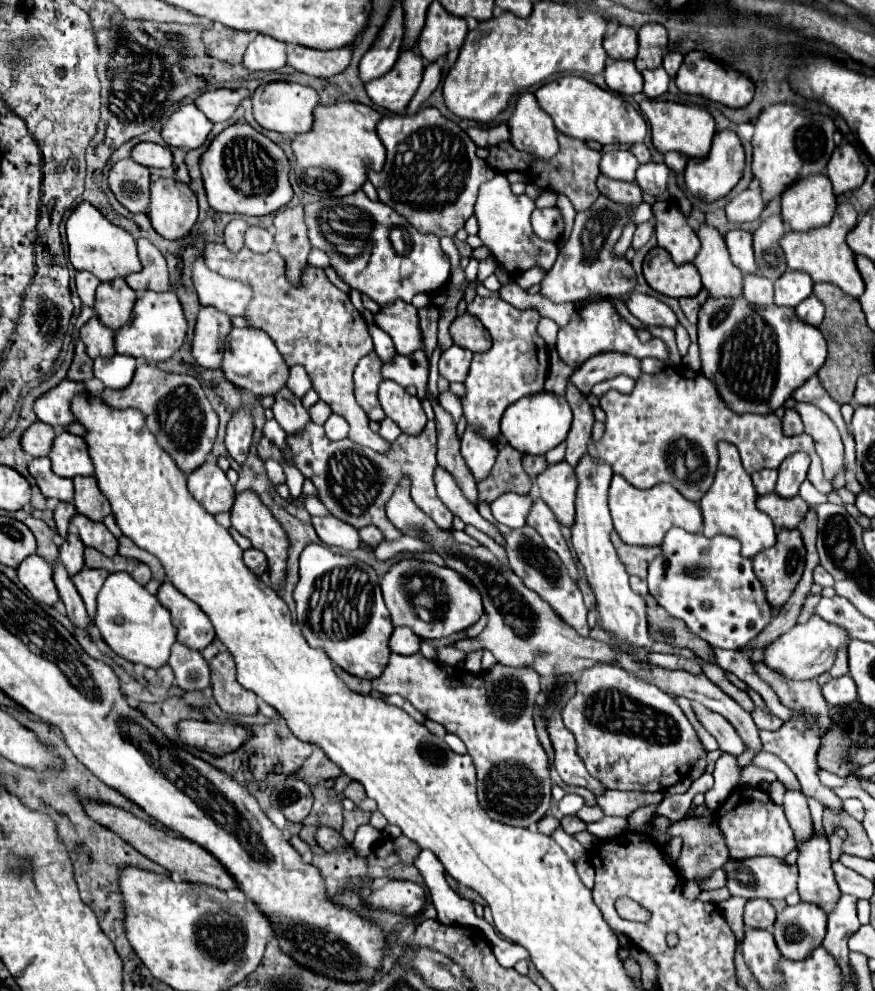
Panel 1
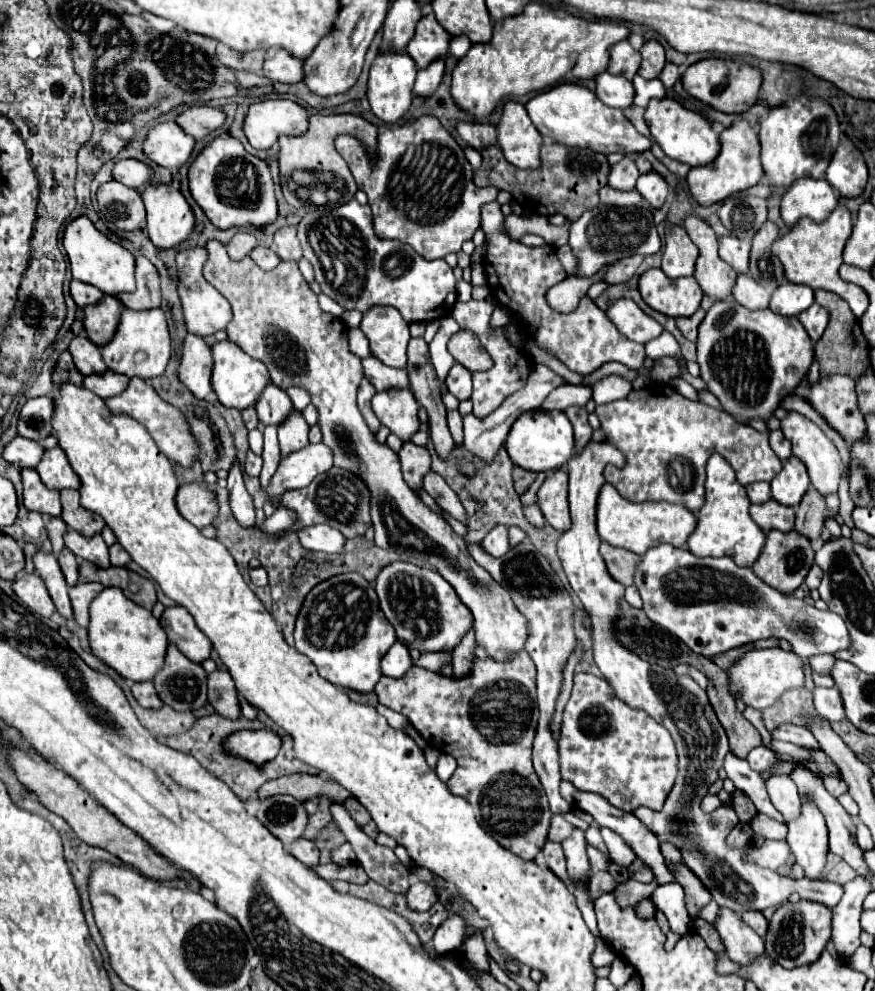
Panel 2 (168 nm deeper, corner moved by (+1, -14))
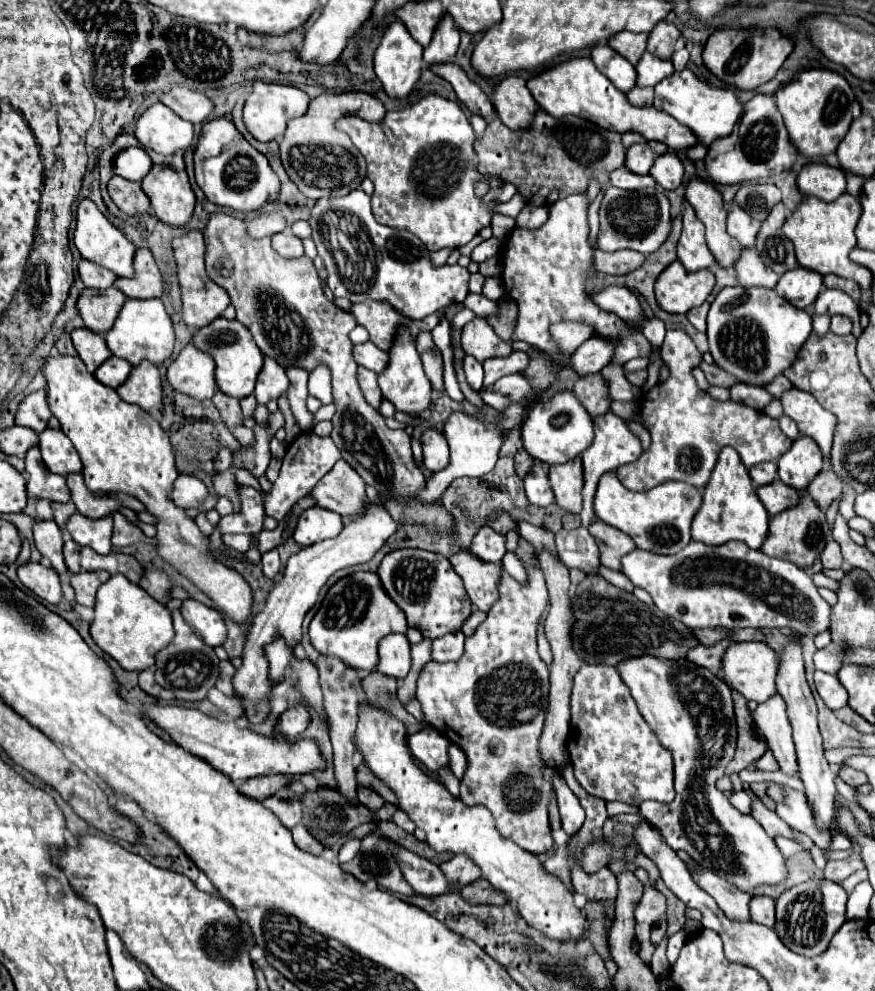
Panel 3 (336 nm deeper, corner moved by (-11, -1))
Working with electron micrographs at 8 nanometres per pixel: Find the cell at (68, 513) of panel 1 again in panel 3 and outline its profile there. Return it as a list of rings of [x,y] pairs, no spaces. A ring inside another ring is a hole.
[[[71,501],[69,503],[51,503],[51,509],[53,509],[53,519],[61,529],[65,527],[65,521],[77,511]]]

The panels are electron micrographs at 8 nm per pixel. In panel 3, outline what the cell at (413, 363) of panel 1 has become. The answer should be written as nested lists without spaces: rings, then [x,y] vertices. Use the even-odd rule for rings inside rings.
[[[367,341],[367,343],[353,347],[353,359],[357,361],[357,365],[371,369],[375,373],[381,373],[385,369],[385,363],[389,361],[389,355],[381,349],[377,349],[371,341]]]

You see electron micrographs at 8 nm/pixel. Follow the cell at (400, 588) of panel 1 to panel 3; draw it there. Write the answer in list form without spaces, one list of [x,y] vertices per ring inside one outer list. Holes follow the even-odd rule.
[[[423,549],[391,551],[381,561],[377,575],[383,583],[385,593],[407,615],[407,625],[419,629],[423,637],[437,639],[447,633],[455,633],[471,615],[471,601],[461,585],[461,577],[457,577],[451,563],[439,553]]]

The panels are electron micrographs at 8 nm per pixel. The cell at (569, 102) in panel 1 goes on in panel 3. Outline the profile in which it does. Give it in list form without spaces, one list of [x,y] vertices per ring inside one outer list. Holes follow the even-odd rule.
[[[575,57],[569,61],[561,61],[543,73],[527,79],[527,89],[531,91],[533,99],[539,103],[541,109],[547,113],[553,113],[553,117],[563,117],[563,115],[577,115],[585,117],[587,121],[593,121],[595,125],[601,125],[603,129],[625,133],[625,131],[635,131],[641,133],[647,141],[663,141],[667,147],[675,151],[685,151],[697,145],[695,133],[673,121],[667,113],[661,113],[655,107],[635,107],[627,101],[625,93],[621,93],[595,65],[591,59],[585,57]]]

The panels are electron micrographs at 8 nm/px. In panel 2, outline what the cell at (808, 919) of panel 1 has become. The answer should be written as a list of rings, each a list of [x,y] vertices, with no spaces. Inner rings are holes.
[[[799,900],[797,904],[785,904],[777,908],[769,922],[769,930],[765,936],[765,952],[777,960],[783,968],[797,968],[809,962],[815,962],[819,954],[825,950],[831,934],[831,918],[829,908],[817,902]]]

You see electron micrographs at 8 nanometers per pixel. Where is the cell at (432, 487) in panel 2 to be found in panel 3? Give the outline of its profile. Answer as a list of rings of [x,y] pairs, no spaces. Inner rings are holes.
[[[425,429],[421,435],[421,447],[423,447],[423,465],[429,471],[441,471],[447,465],[449,447],[441,431]]]

